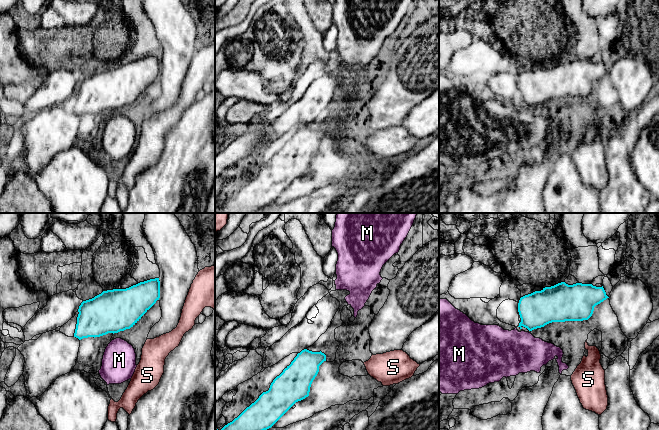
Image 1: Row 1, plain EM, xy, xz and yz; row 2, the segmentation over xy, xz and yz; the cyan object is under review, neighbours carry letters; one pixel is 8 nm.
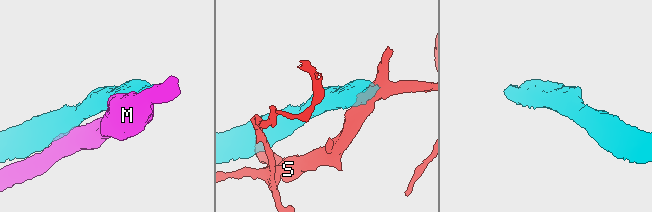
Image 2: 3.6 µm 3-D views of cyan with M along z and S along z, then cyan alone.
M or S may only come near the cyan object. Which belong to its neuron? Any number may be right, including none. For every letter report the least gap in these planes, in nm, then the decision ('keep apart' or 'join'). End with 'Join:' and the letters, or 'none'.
M: 20 nm apart; keep apart
S: 160 nm apart; keep apart
Join: none

